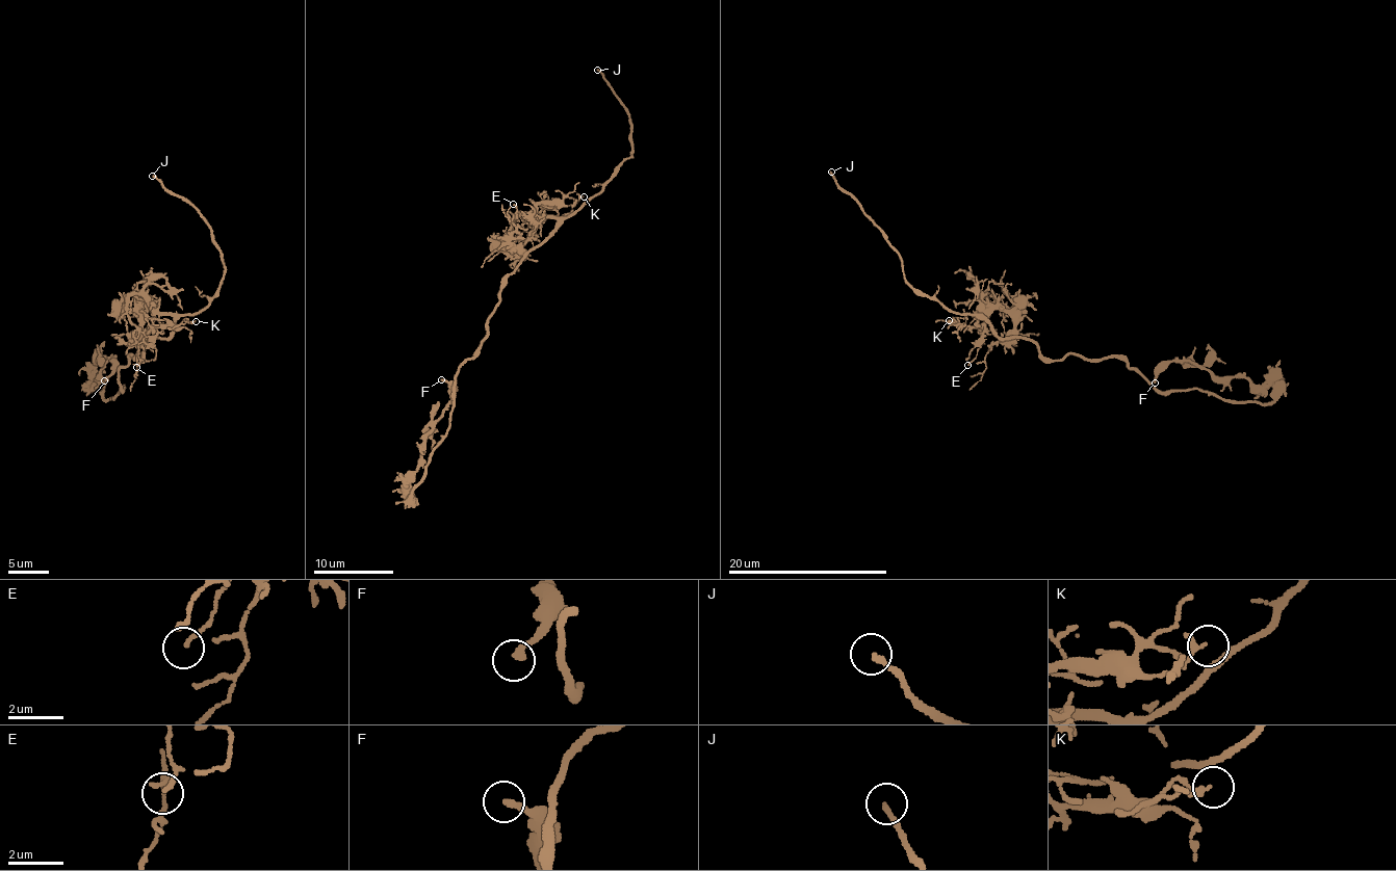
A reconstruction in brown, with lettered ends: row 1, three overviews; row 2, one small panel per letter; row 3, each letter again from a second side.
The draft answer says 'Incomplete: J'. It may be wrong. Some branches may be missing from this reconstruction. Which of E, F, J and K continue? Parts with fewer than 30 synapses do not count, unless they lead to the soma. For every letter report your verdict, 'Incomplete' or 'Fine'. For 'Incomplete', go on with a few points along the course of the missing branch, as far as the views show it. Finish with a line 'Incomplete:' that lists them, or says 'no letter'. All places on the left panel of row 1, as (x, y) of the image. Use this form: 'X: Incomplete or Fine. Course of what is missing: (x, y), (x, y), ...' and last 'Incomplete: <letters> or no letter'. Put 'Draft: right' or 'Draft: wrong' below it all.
E: Fine
F: Fine
J: Incomplete. Course of what is missing: (152, 176), (128, 167), (112, 147), (65, 105), (51, 98), (19, 96), (14, 91)
K: Fine
Incomplete: J
Draft: right

